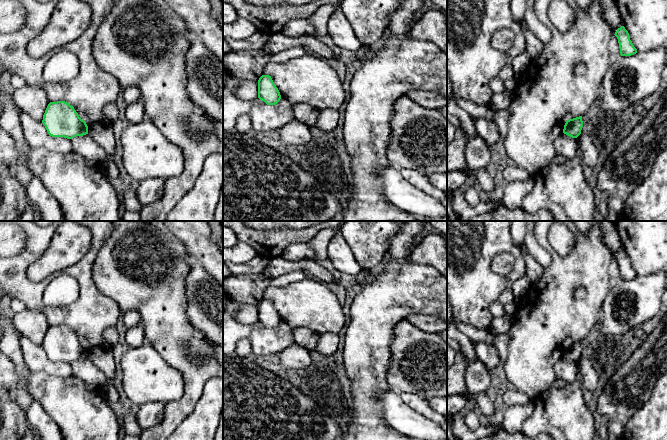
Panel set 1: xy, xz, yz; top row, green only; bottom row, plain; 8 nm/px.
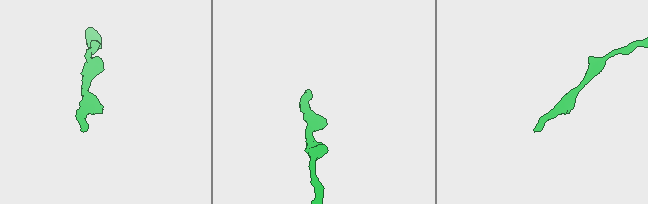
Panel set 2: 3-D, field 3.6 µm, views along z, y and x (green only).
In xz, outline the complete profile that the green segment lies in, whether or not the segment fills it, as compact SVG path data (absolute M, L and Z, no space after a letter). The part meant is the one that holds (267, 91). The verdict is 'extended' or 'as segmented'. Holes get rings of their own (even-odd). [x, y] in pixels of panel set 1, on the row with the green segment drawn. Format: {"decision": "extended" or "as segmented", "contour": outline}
{"decision": "as segmented", "contour": "M262 75L258 80L258 98L264 101L267 105L275 105L280 99L281 95L274 84L271 76Z"}

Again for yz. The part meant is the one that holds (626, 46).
{"decision": "as segmented", "contour": "M624 26L618 28L614 35L618 39L621 56L631 56L637 53L637 49L630 40L629 33Z"}

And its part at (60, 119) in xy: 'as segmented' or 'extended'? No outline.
as segmented

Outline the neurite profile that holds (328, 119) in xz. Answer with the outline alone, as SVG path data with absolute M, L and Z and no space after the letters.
M323 109L320 110L316 127L324 132L332 132L339 120L338 110L336 109Z

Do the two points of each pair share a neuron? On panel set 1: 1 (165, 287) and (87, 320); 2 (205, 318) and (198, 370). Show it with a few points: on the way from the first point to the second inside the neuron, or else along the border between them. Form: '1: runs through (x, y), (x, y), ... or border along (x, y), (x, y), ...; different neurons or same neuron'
1: border along (101, 291), (109, 296), (122, 312); different neurons
2: border along (187, 317), (189, 322), (210, 340); different neurons

